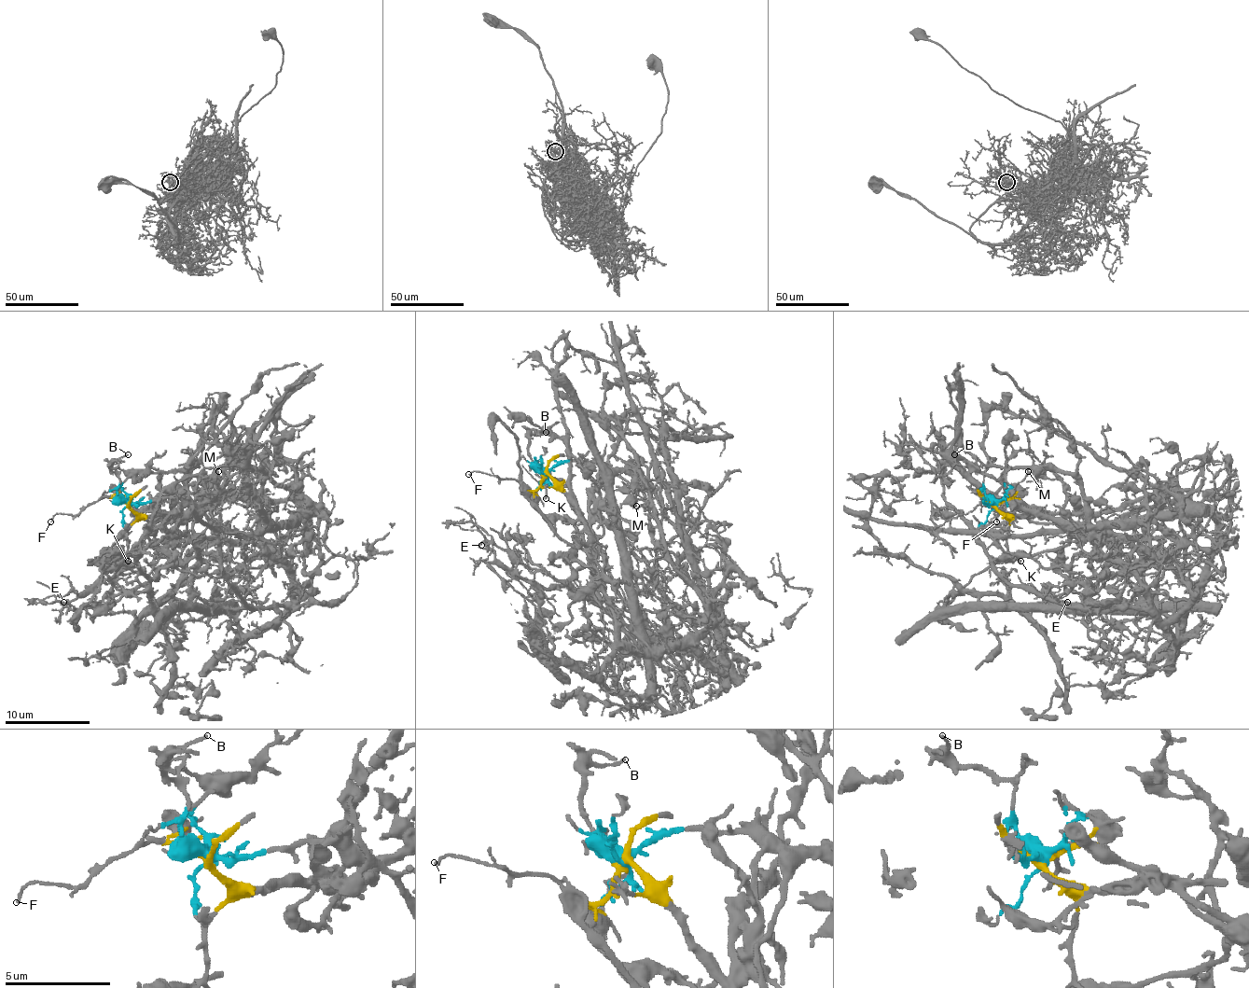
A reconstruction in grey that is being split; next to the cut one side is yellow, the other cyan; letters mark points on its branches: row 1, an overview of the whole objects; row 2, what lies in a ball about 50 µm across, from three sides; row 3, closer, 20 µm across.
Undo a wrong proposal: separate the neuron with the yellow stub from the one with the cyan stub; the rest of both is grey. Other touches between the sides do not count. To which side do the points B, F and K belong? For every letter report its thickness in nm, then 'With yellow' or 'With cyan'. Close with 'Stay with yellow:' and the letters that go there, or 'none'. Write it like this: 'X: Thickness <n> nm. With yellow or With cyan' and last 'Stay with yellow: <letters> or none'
B: Thickness 120 nm. With cyan
F: Thickness 120 nm. With yellow
K: Thickness 200 nm. With yellow
Stay with yellow: F, K

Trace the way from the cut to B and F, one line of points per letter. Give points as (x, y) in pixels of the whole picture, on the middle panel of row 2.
B: (545, 473), (528, 452), (528, 439), (545, 433)
F: (545, 473), (538, 486), (525, 491), (515, 480), (475, 471), (468, 473)

